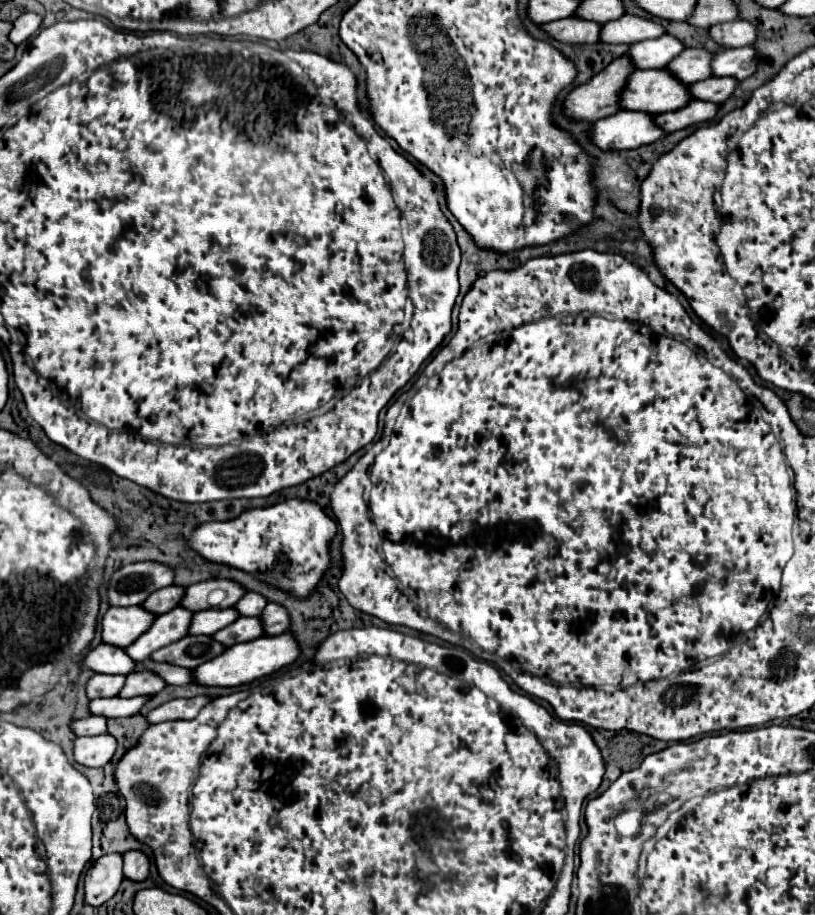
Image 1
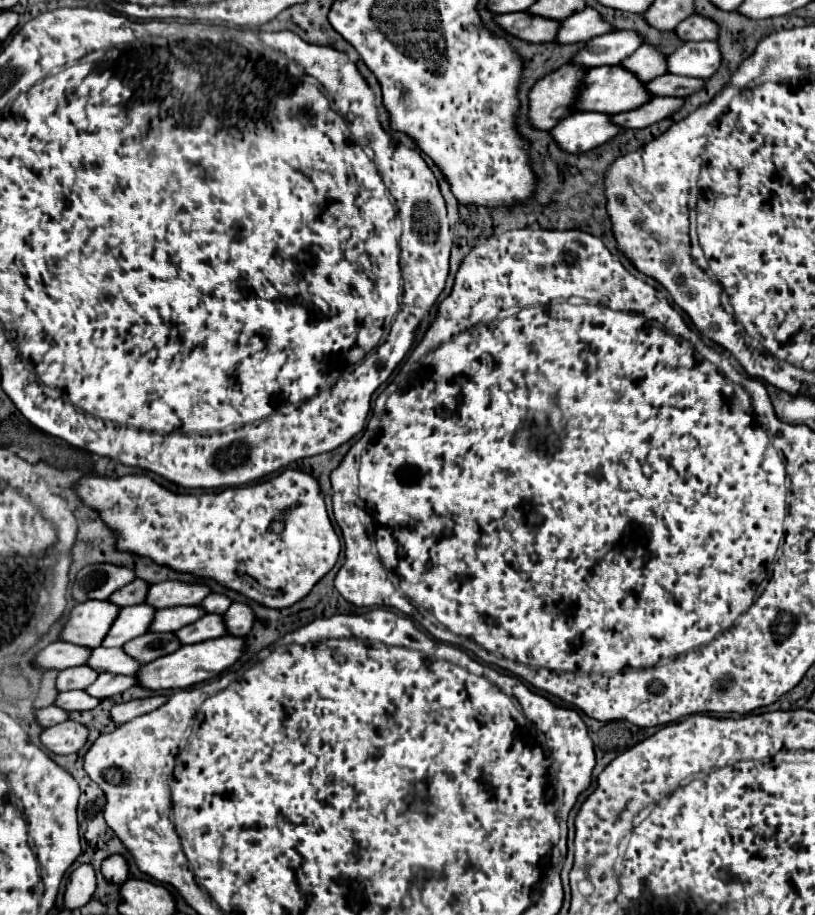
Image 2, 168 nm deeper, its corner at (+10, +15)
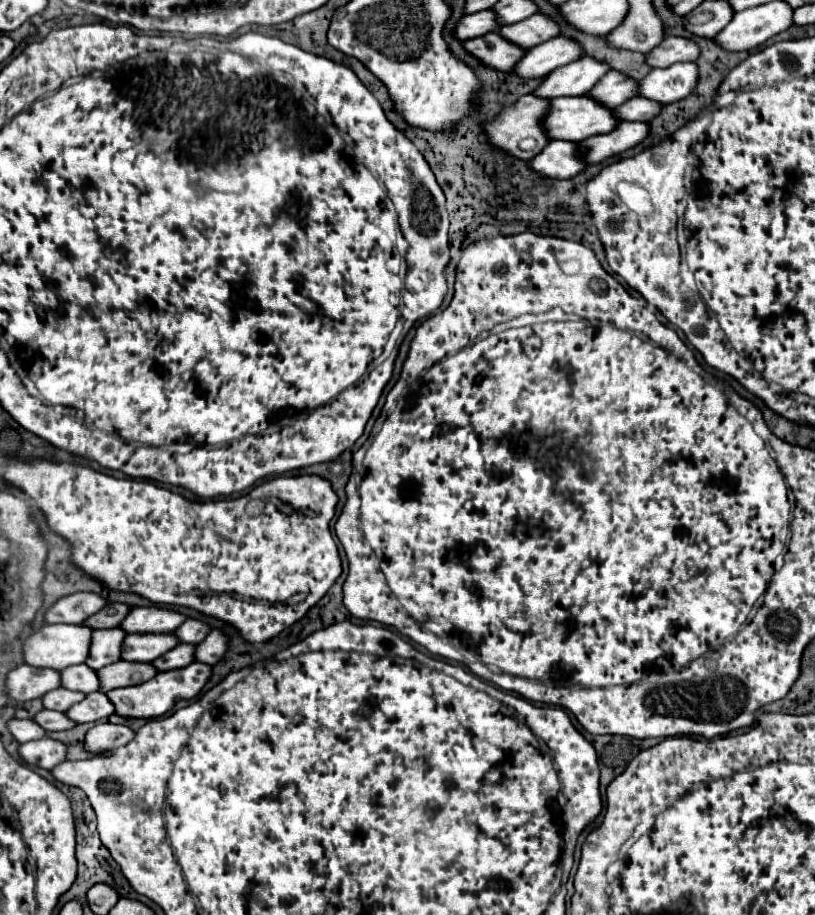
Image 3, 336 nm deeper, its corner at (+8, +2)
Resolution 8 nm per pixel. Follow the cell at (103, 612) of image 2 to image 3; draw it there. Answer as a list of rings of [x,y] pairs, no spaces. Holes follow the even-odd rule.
[[[49,624],[27,636],[23,662],[35,668],[63,670],[87,660],[91,628],[81,624]]]

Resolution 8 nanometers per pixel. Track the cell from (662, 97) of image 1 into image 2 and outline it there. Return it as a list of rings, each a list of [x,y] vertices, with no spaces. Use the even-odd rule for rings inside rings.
[[[609,65],[609,67],[593,67],[587,71],[585,81],[579,89],[579,99],[577,99],[577,109],[581,111],[599,111],[599,113],[625,113],[631,111],[639,105],[643,105],[649,99],[649,93],[645,93],[645,83],[637,79],[635,73],[625,69],[623,65]]]

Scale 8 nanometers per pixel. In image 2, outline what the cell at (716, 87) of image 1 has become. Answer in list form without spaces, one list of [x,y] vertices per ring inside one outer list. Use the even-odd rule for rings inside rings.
[[[665,73],[661,77],[655,77],[645,87],[651,95],[657,97],[689,97],[689,93],[697,93],[705,79],[697,77],[677,77],[673,73]]]

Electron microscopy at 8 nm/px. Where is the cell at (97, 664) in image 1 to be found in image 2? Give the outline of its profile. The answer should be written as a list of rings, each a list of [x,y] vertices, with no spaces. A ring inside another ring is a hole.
[[[55,641],[47,645],[43,651],[39,651],[35,665],[41,669],[67,669],[67,667],[77,667],[85,663],[85,657],[93,653],[91,649],[85,649],[83,645],[73,645],[69,641]]]

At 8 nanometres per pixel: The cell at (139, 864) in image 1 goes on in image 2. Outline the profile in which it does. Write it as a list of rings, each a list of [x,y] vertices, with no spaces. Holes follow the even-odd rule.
[[[109,855],[101,865],[101,873],[105,879],[121,885],[129,877],[129,863],[123,855]]]

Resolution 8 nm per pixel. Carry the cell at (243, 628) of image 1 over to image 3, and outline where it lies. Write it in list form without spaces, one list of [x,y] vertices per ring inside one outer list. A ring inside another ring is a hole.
[[[179,644],[173,650],[169,650],[167,654],[159,656],[155,662],[151,662],[155,666],[157,672],[167,672],[167,670],[177,670],[177,668],[185,668],[193,662],[193,652],[195,646],[187,646],[187,644]]]

